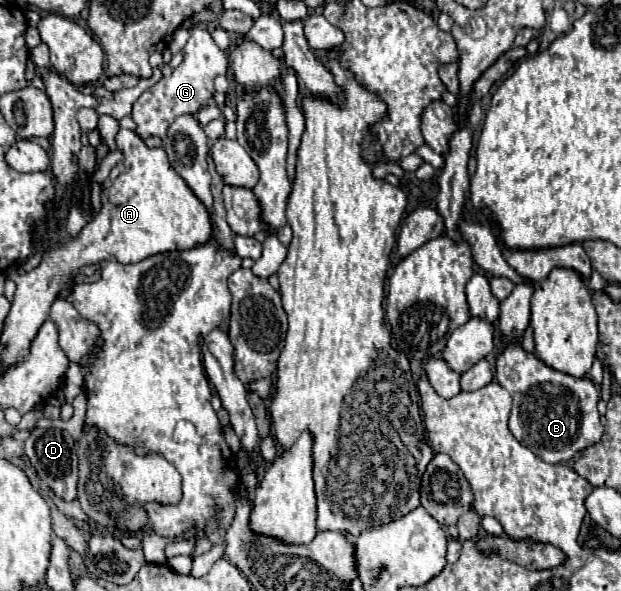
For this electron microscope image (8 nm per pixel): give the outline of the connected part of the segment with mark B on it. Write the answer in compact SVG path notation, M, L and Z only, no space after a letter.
M510 344L500 354L500 366L496 360L496 382L504 386L512 396L512 412L510 412L510 432L524 446L534 446L532 450L540 460L548 464L566 464L584 448L596 444L604 432L600 424L600 416L596 410L598 390L590 378L574 378L570 374L562 374L546 364L542 364L534 354L526 354L520 344Z

